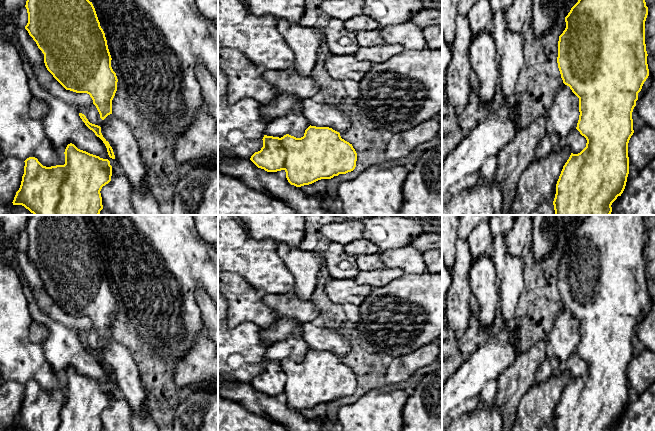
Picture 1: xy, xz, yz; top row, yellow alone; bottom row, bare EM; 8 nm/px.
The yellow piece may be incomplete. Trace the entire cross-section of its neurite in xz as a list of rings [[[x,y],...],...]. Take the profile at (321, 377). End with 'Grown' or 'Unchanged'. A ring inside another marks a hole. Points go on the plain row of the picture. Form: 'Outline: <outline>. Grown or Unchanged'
Outline: [[[309,350],[301,362],[264,359],[263,371],[250,384],[267,396],[284,394],[291,409],[301,411],[321,403],[331,403],[356,391],[352,368],[329,351]]]. Unchanged

